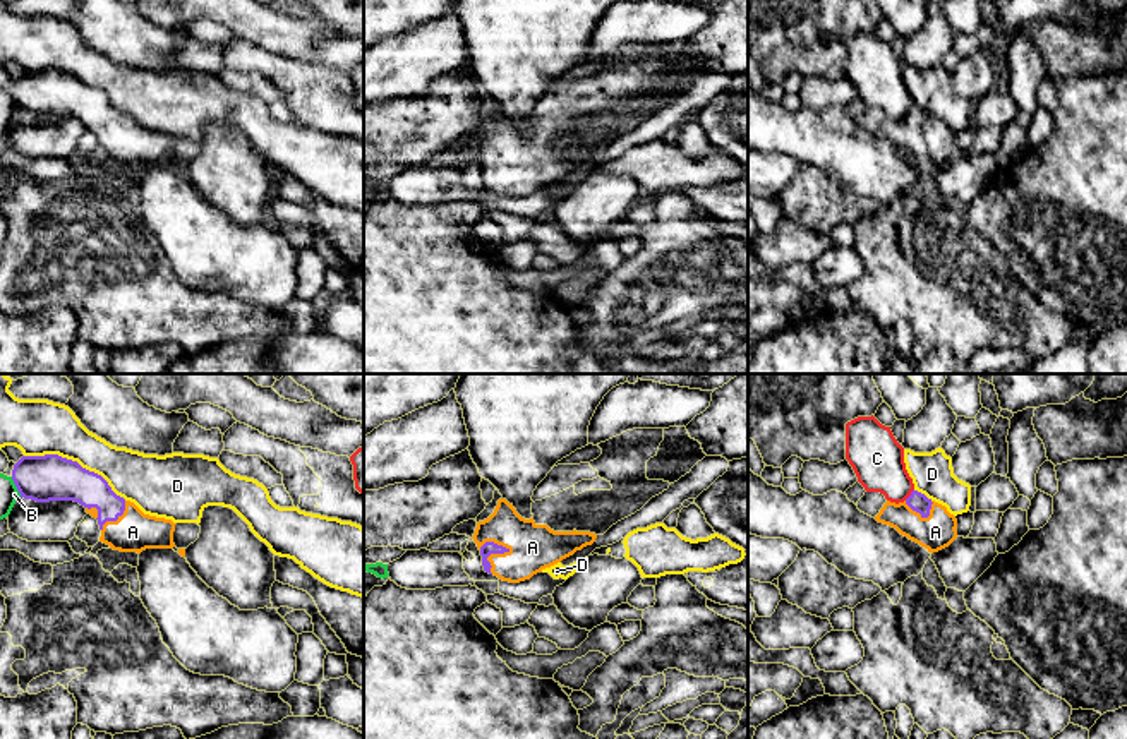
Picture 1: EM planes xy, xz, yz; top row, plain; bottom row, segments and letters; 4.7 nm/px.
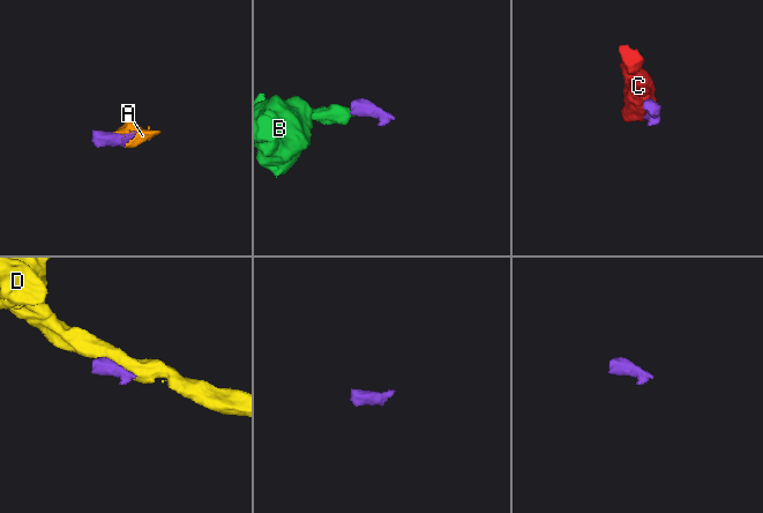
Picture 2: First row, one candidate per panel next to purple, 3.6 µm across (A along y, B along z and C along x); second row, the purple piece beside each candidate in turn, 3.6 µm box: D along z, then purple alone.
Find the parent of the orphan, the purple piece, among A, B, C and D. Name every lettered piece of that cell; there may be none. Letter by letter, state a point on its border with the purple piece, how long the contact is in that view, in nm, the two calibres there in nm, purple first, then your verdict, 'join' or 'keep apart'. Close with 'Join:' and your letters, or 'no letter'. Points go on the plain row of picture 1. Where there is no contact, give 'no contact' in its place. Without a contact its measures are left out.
A: meets purple in xz at (500, 168); contact 160 nm long; 60 nm thick on the purple side, 220 nm on the other; join
B: meets purple in xy at (16, 102); contact 110 nm long; 220 nm thick on the purple side, 90 nm on the other; keep apart
C: meets purple in yz at (911, 110); contact 70 nm long; 90 nm thick on the purple side, 240 nm on the other; keep apart
D: meets purple in xy at (76, 78); contact 500 nm long; 220 nm thick on the purple side, 260 nm on the other; keep apart
Join: A

